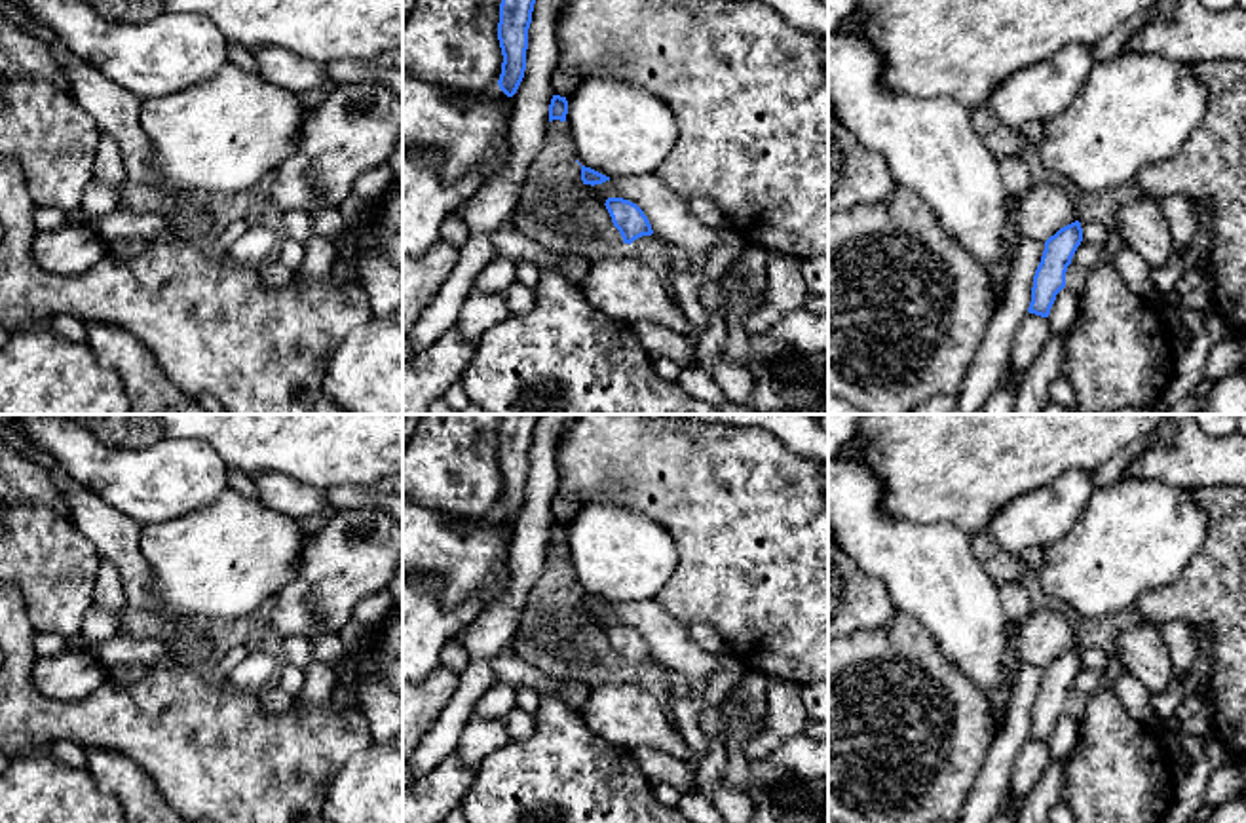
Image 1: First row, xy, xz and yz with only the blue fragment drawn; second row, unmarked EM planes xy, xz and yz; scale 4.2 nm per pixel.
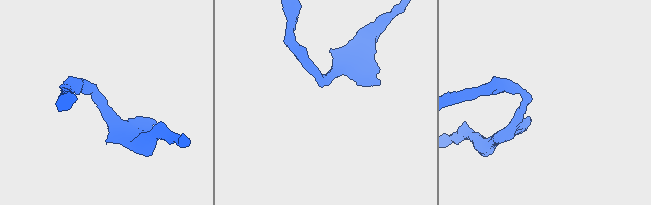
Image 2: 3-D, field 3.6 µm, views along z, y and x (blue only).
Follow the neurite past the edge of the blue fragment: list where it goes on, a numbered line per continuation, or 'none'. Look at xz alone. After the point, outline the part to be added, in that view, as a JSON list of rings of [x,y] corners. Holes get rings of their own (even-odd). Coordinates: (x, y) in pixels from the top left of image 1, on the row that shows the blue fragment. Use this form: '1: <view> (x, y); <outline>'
none

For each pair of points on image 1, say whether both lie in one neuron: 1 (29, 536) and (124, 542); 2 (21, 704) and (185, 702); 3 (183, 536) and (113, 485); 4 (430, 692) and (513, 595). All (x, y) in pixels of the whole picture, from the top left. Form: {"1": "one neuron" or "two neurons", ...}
{"1": "two neurons", "2": "one neuron", "3": "two neurons", "4": "two neurons"}

